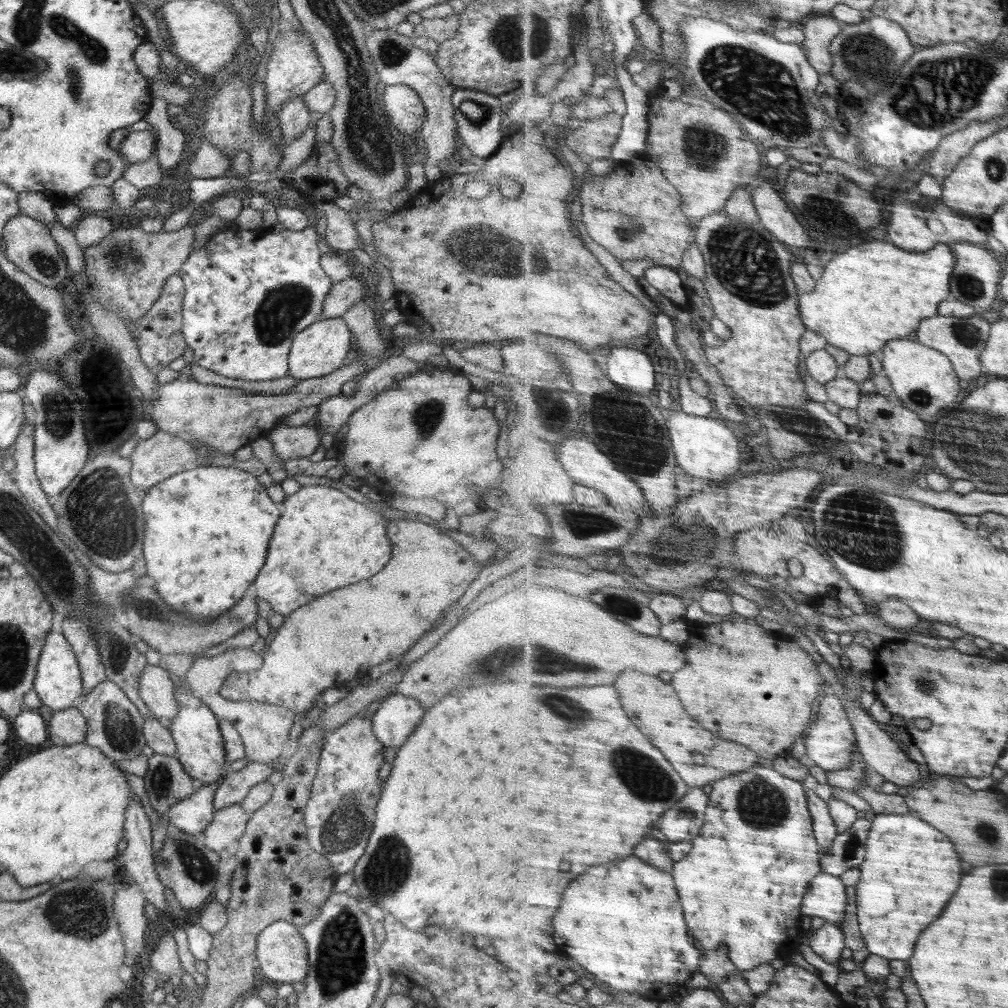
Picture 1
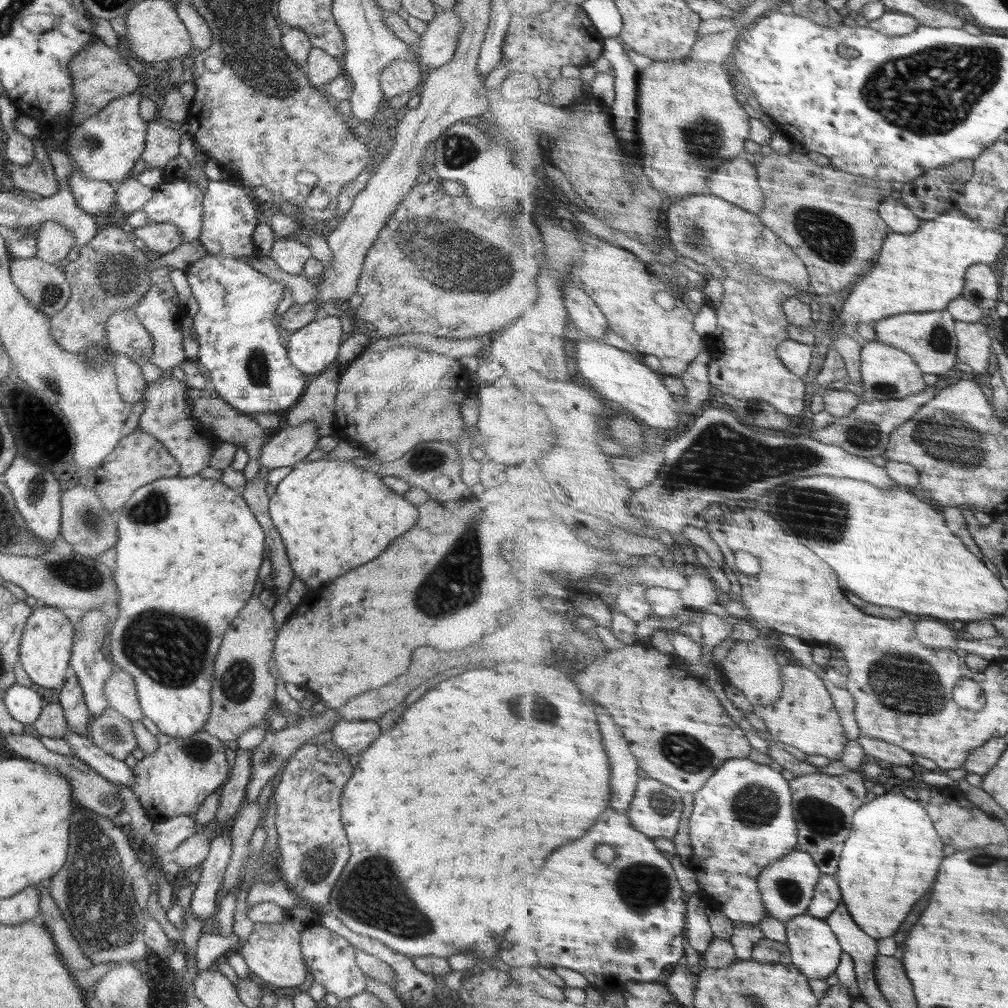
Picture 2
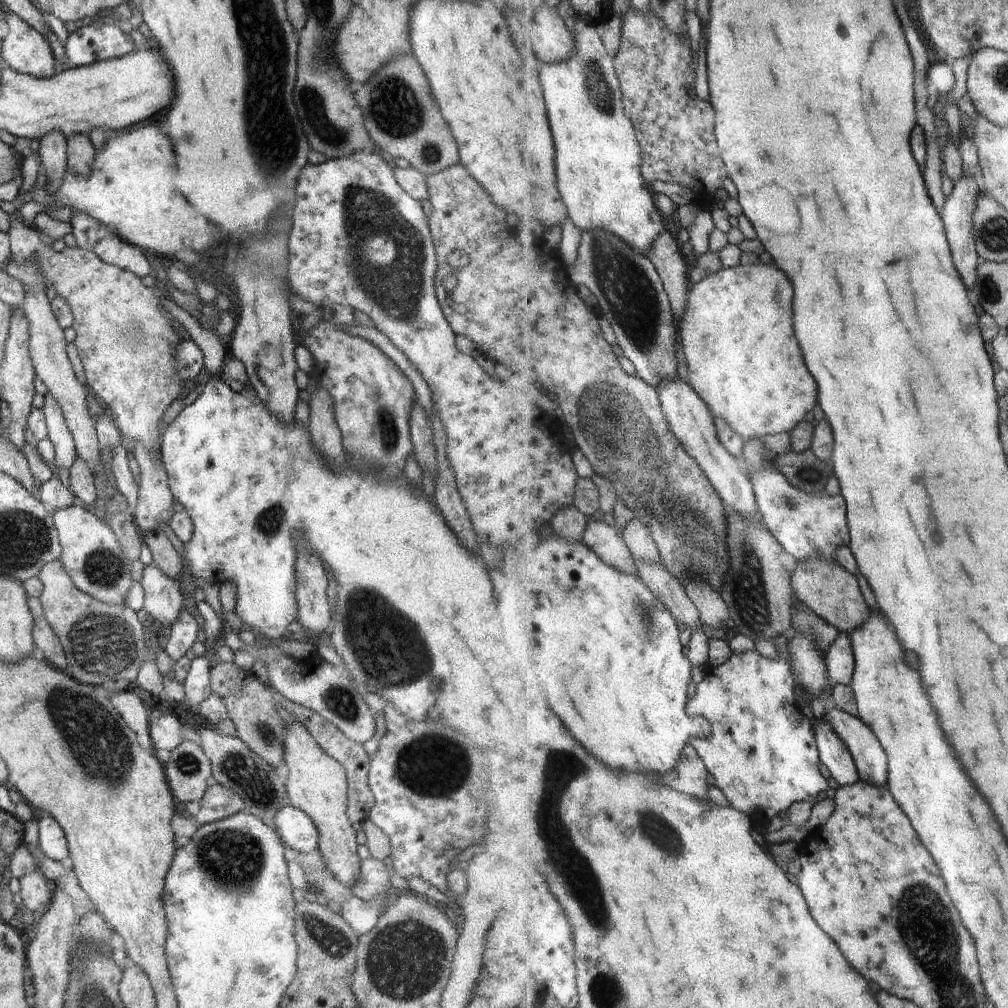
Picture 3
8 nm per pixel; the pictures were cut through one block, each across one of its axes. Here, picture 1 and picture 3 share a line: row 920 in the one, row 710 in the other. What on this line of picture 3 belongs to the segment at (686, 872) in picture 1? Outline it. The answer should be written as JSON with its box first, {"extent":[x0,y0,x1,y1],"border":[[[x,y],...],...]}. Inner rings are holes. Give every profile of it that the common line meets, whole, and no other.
{"extent":[690,651,831,820],"border":[[[758,651],[733,653],[730,660],[716,668],[705,669],[706,676],[697,685],[694,698],[690,700],[690,716],[704,716],[712,726],[712,734],[706,739],[692,738],[690,744],[696,747],[720,787],[732,804],[750,816],[763,812],[770,820],[786,816],[793,804],[811,801],[830,790],[831,784],[822,774],[823,760],[817,740],[817,730],[812,720],[798,705],[796,684],[800,684],[790,661],[786,658],[771,660]]]}

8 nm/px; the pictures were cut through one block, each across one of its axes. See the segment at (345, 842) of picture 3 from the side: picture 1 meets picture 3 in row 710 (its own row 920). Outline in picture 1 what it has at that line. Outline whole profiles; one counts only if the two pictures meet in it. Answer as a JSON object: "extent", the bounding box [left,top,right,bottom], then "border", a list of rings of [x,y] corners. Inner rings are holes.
{"extent":[256,919,309,984],"border":[[[284,919],[277,920],[260,932],[256,939],[257,966],[264,972],[266,978],[278,984],[294,984],[305,980],[309,969],[307,946],[294,923]]]}

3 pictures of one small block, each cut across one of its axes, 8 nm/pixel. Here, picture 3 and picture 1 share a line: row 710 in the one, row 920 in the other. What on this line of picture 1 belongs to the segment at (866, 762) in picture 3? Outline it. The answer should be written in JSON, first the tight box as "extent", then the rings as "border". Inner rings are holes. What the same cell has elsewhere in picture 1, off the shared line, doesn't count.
{"extent":[804,872,849,926],"border":[[[822,872],[812,881],[811,890],[804,899],[804,917],[821,917],[826,922],[843,926],[848,916],[849,894],[847,884],[838,876]]]}

